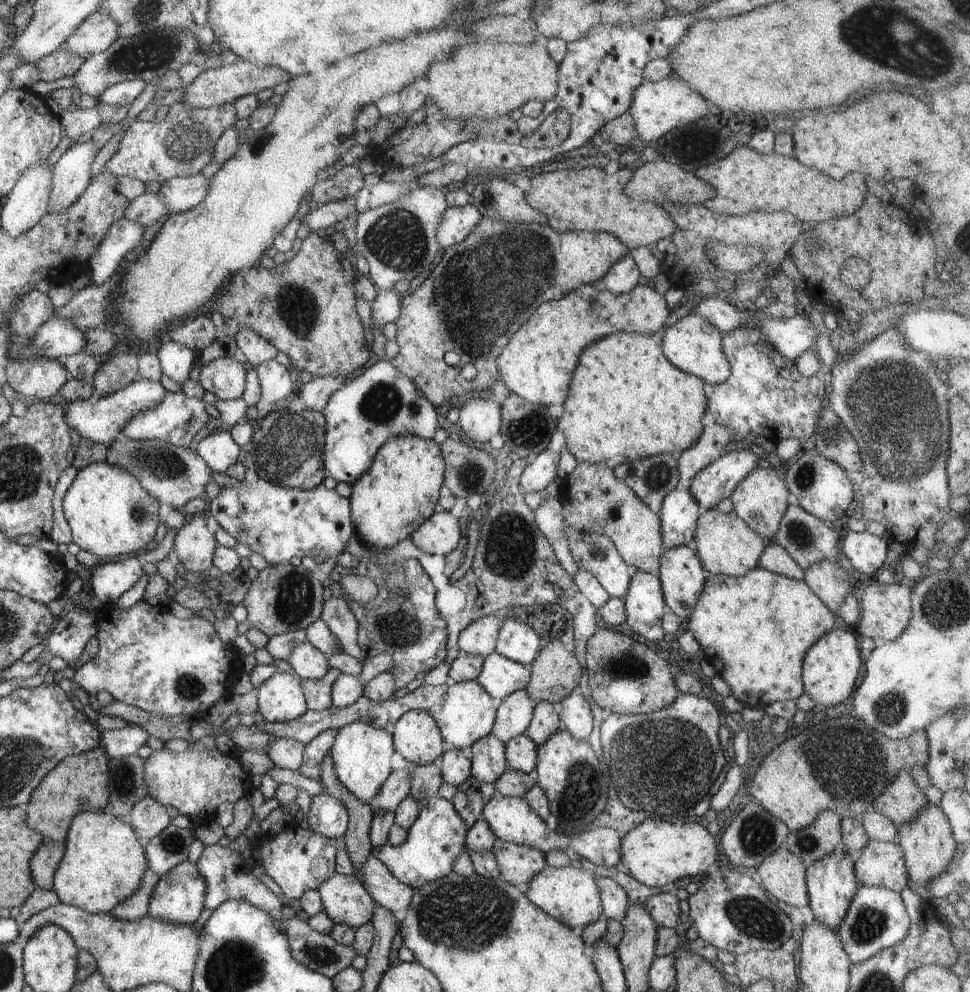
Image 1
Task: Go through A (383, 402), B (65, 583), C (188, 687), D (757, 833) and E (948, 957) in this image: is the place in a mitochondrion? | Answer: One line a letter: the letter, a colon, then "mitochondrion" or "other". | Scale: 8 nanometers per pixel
A: mitochondrion
B: other
C: mitochondrion
D: mitochondrion
E: other

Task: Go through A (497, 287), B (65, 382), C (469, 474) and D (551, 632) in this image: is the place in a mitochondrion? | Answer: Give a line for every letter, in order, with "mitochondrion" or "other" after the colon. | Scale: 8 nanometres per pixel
A: mitochondrion
B: other
C: mitochondrion
D: other

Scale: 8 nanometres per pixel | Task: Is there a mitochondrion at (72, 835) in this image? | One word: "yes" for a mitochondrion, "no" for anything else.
no

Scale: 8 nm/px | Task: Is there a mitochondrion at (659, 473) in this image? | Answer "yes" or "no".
yes

